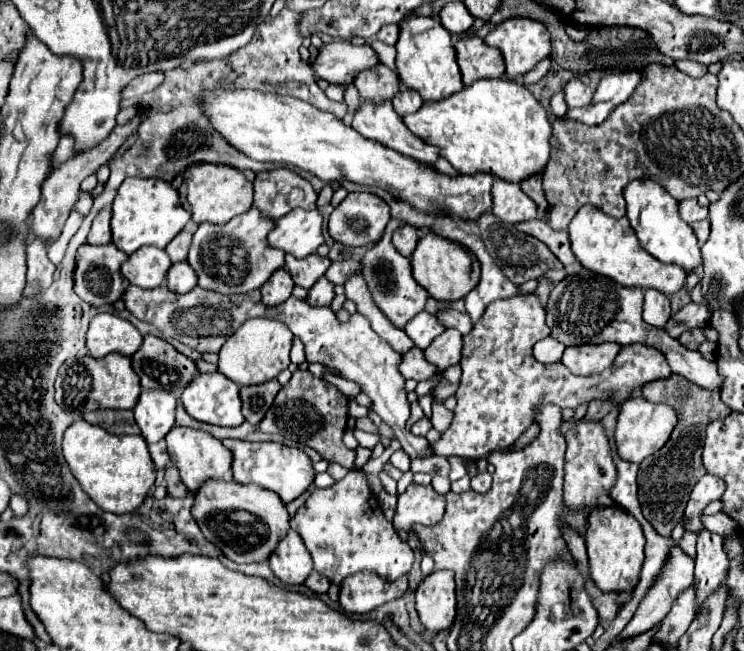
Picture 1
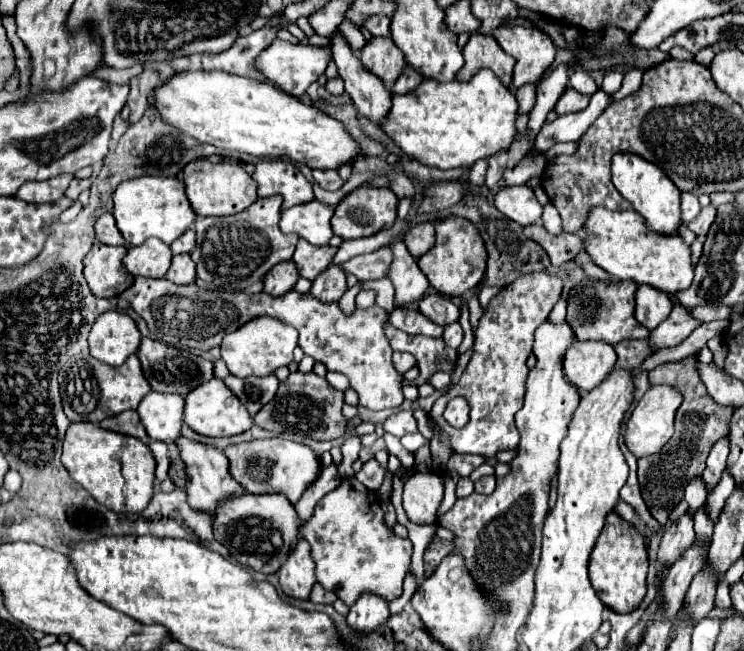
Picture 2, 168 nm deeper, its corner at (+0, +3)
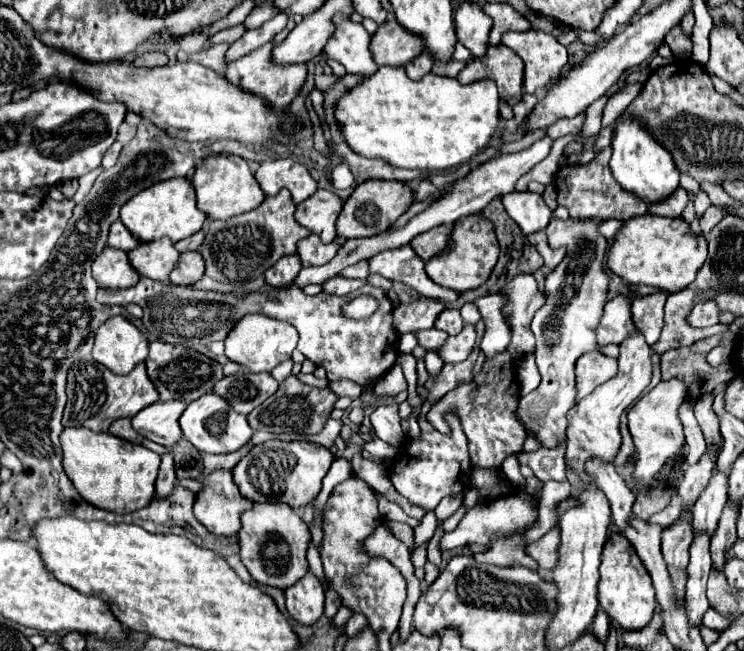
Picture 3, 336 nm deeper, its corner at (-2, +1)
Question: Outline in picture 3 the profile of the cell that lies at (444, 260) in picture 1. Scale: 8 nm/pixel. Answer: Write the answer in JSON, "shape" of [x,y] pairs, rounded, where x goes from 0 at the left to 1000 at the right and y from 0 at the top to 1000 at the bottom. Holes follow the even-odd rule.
{"shape":[[[641,329],[614,338],[603,381],[574,399],[571,415],[585,436],[606,442],[612,449],[625,449],[633,442],[644,442],[647,436],[655,433],[663,409],[668,406],[668,396],[671,396],[671,372],[665,363],[665,350],[660,338],[655,338],[649,329]]]}

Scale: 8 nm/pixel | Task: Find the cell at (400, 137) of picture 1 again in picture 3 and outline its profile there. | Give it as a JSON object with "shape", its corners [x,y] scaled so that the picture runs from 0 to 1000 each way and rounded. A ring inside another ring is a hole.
{"shape":[[[450,22],[445,34],[450,37],[450,46],[442,55],[442,68],[437,68],[434,80],[458,95],[472,114],[499,117],[507,108],[496,77],[499,52],[488,43],[488,37],[472,34],[464,22]]]}

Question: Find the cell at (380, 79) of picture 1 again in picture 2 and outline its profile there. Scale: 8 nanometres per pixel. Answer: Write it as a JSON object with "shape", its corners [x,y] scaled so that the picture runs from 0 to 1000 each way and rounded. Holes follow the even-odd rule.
{"shape":[[[526,58],[496,61],[491,68],[491,74],[485,77],[483,89],[485,89],[485,98],[491,101],[491,108],[509,117],[520,135],[526,135],[531,129],[531,123],[536,120],[536,114],[544,104],[542,83],[539,83],[539,77],[534,77],[534,71],[526,65]]]}

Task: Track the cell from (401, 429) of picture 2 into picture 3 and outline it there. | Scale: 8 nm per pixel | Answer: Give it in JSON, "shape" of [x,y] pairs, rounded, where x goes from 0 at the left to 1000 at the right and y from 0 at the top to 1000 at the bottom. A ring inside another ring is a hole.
{"shape":[[[512,621],[501,630],[496,642],[507,673],[517,676],[528,688],[539,685],[542,661],[539,661],[539,642],[534,639],[534,621]]]}

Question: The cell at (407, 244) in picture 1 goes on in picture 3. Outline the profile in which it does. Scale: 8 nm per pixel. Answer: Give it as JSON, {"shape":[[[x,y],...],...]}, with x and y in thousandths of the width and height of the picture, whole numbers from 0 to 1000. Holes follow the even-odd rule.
{"shape":[[[587,347],[579,350],[574,356],[569,356],[566,363],[555,366],[555,384],[566,393],[566,399],[577,399],[582,393],[587,393],[590,387],[595,387],[603,378],[603,366],[606,366],[609,347]]]}

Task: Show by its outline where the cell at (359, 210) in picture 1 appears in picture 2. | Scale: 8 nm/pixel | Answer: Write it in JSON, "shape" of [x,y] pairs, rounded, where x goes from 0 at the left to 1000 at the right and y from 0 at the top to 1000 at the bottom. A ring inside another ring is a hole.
{"shape":[[[485,286],[480,292],[474,292],[472,298],[466,298],[466,304],[461,304],[445,335],[445,347],[448,356],[453,363],[458,363],[464,369],[464,363],[501,363],[509,353],[526,350],[531,344],[531,320],[534,320],[534,301],[523,292],[523,289],[493,289]]]}

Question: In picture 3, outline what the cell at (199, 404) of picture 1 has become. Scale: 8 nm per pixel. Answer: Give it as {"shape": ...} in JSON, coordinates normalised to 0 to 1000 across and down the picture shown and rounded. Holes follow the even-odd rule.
{"shape":[[[278,602],[276,608],[270,608],[265,618],[257,618],[249,633],[243,636],[243,661],[246,670],[267,691],[267,694],[278,694],[278,697],[308,697],[316,694],[321,688],[327,688],[335,676],[337,676],[337,654],[332,651],[332,642],[313,633],[308,627],[308,621],[302,621],[302,614],[297,614],[297,608],[292,611],[292,605]]]}

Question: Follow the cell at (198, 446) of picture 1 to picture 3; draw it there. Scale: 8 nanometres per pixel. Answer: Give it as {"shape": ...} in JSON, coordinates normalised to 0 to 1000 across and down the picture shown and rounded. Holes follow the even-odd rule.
{"shape":[[[289,722],[273,734],[273,753],[262,765],[262,796],[289,823],[319,823],[324,814],[324,790],[340,780],[316,747],[310,725]]]}

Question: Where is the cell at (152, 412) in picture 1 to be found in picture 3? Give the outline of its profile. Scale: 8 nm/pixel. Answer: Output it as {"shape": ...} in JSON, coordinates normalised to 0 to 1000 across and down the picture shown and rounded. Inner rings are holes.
{"shape":[[[224,614],[224,618],[208,618],[190,633],[184,633],[176,642],[176,654],[195,673],[230,688],[243,676],[243,657],[241,657],[241,639],[251,627],[251,621],[243,621],[243,614]]]}

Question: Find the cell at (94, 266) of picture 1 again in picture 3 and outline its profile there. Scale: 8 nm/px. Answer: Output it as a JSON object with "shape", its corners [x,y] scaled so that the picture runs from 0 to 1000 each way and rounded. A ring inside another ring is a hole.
{"shape":[[[144,378],[125,402],[125,427],[138,442],[173,442],[184,436],[187,421],[173,406],[171,387]]]}

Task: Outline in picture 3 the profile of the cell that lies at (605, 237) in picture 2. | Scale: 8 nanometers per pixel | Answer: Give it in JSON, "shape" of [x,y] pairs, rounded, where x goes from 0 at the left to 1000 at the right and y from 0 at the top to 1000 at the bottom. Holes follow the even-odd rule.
{"shape":[[[864,329],[840,341],[840,347],[829,356],[819,384],[819,412],[845,436],[870,436],[899,449],[913,449],[934,430],[948,396],[950,369],[945,359],[931,359],[923,341],[905,350],[902,338],[894,332]]]}

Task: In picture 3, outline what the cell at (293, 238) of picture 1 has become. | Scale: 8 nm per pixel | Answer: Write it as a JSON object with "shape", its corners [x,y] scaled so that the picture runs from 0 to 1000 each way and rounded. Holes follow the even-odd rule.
{"shape":[[[426,292],[399,316],[397,335],[405,347],[429,359],[431,369],[448,372],[453,363],[450,338],[461,320],[461,307],[445,292]]]}

